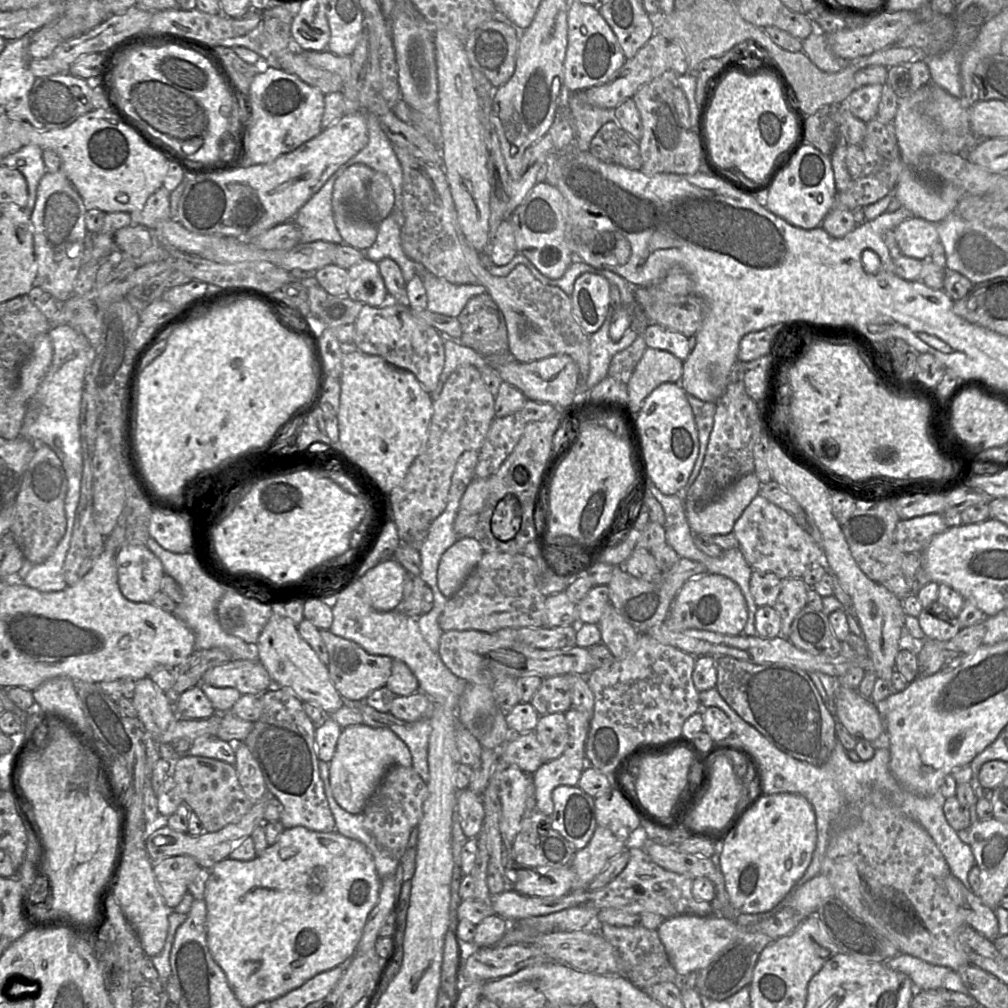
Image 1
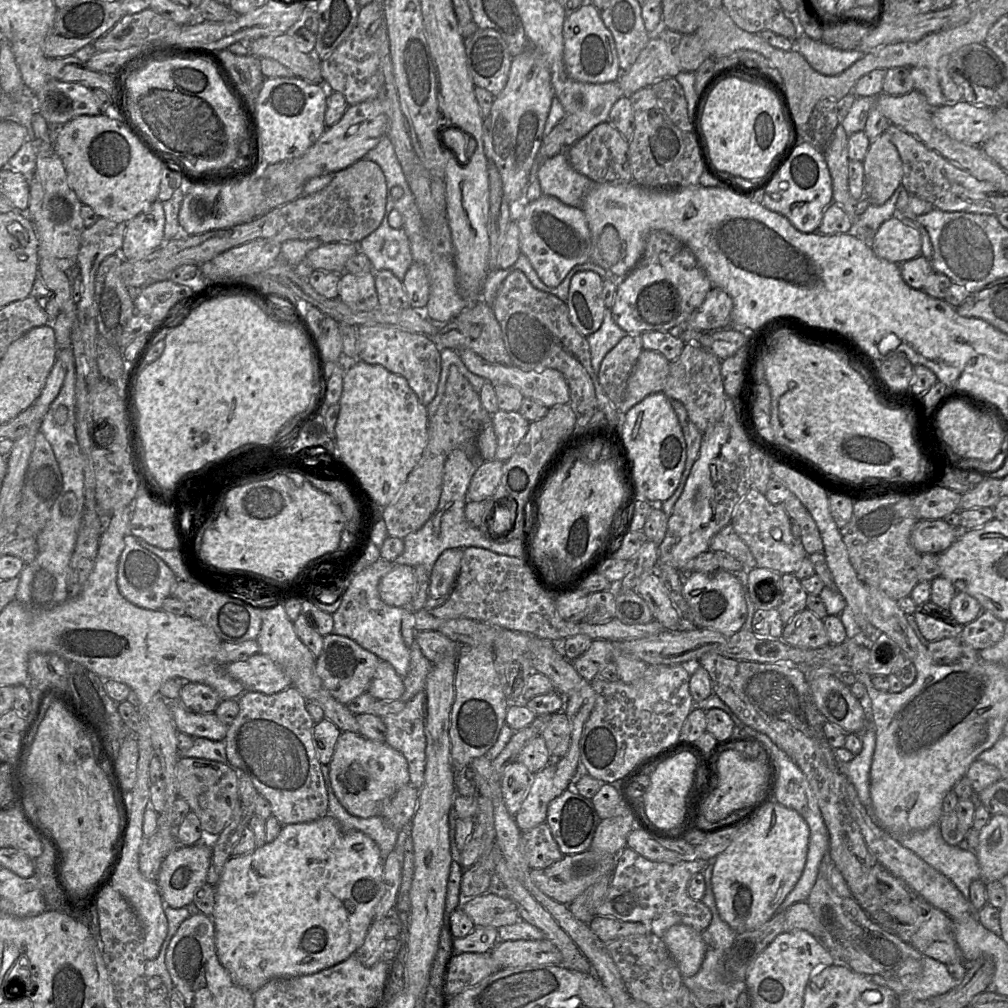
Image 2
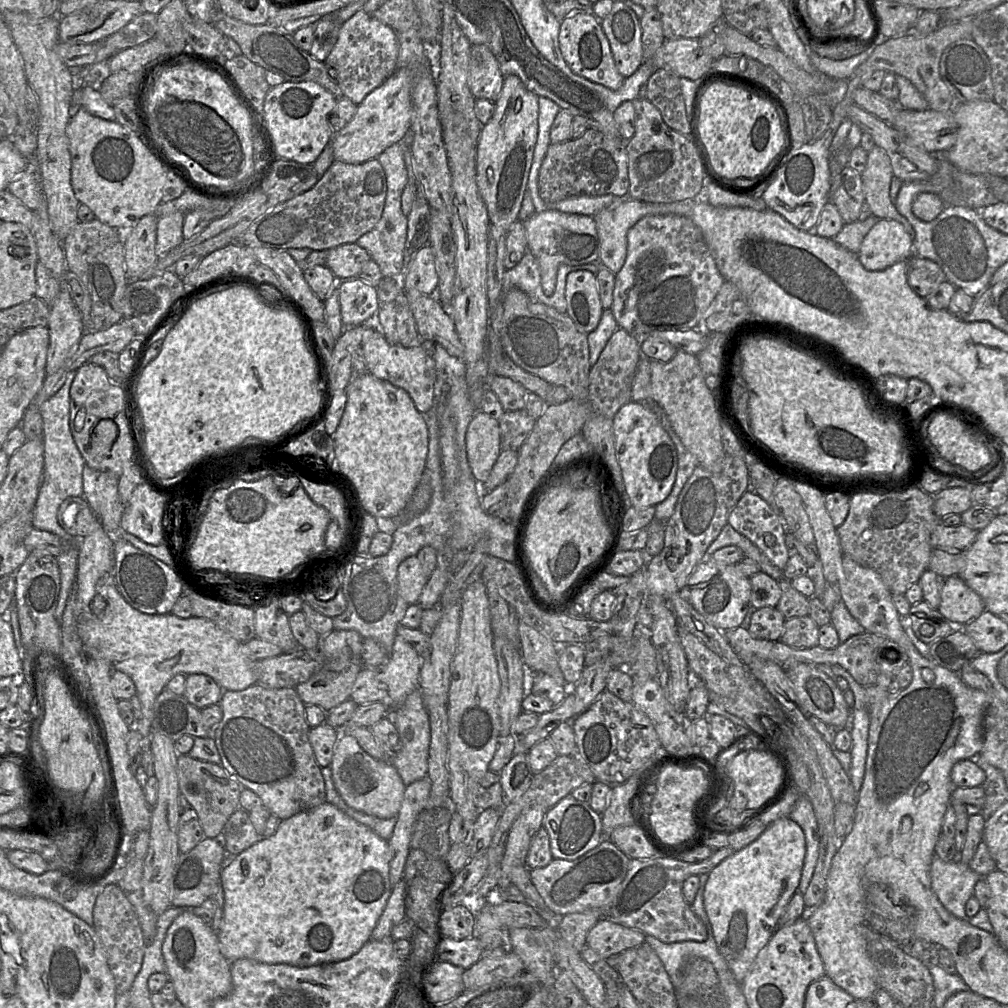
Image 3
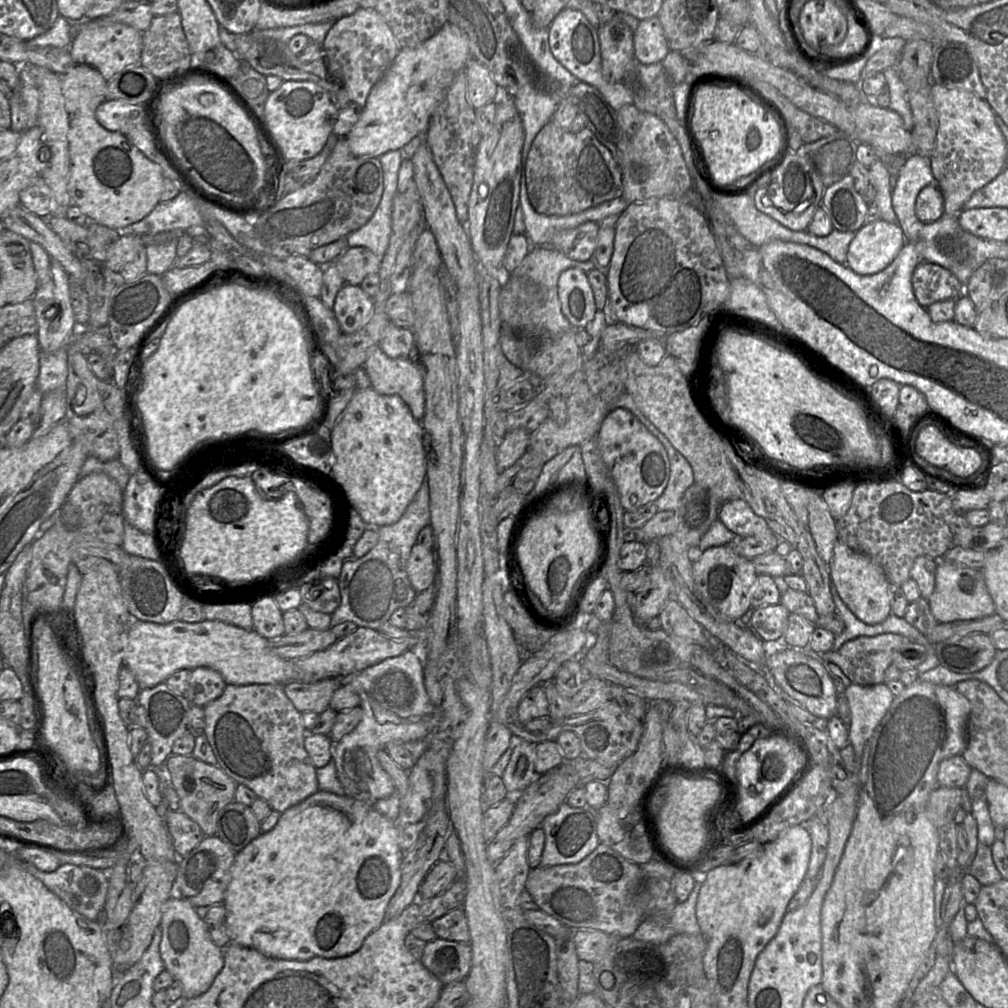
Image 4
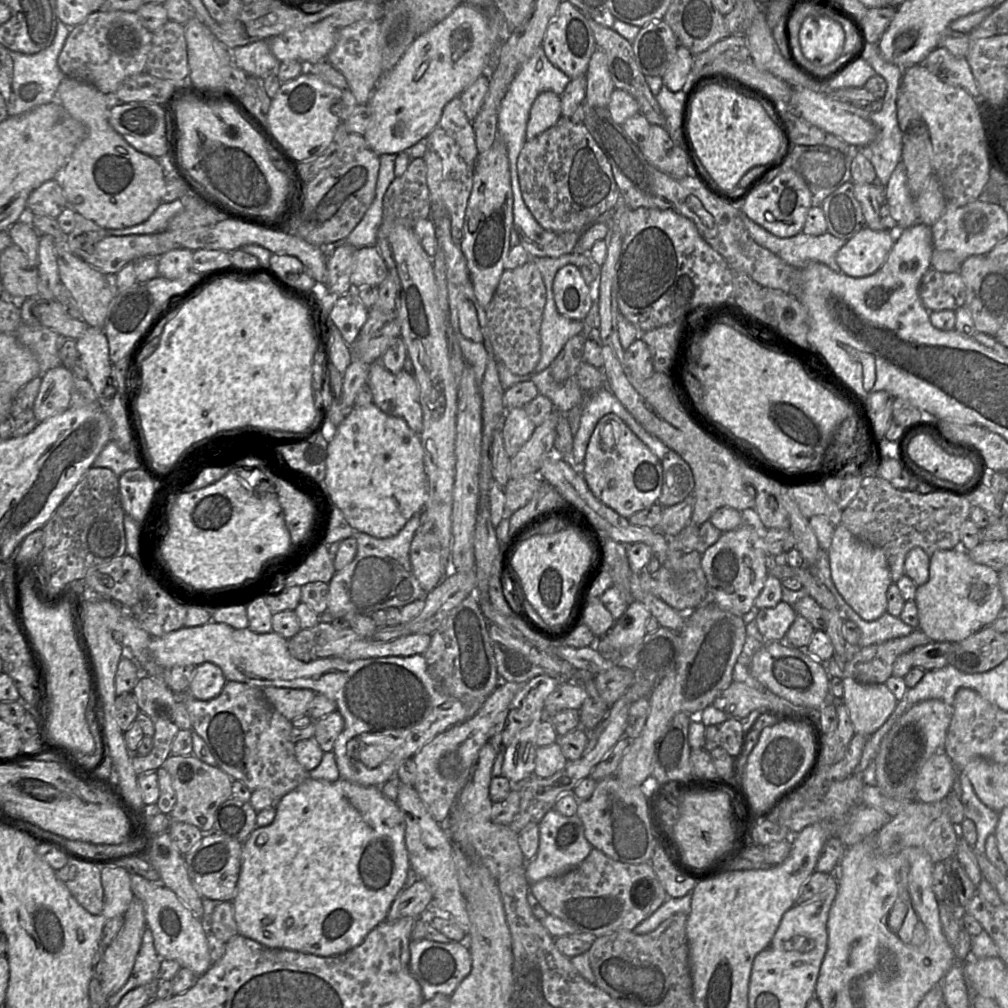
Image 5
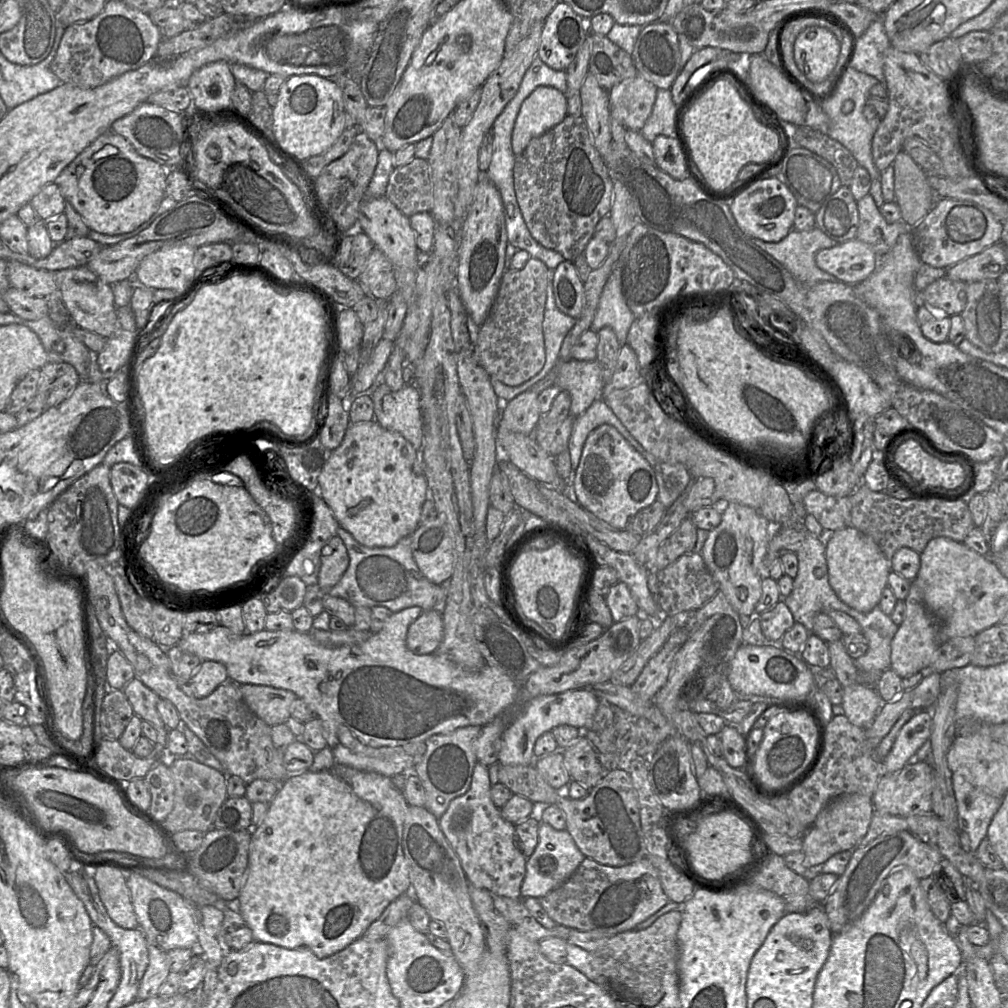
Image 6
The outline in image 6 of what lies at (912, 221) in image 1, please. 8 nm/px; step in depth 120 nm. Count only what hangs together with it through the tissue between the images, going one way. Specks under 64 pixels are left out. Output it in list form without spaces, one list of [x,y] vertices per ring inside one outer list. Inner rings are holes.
[[[854,238],[834,247],[820,250],[816,265],[847,284],[866,280],[877,266],[877,254],[865,243]]]

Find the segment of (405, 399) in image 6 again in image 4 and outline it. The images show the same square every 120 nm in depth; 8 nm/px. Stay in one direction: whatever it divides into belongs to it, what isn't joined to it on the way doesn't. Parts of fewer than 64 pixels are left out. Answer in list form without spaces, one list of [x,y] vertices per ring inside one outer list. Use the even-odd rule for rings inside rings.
[[[380,345],[372,346],[367,352],[367,359],[363,366],[370,378],[371,387],[382,395],[398,395],[405,403],[409,406],[413,417],[421,422],[425,415],[425,391],[424,391],[424,378],[423,370],[421,368],[421,358],[420,365],[412,363],[408,358],[398,358],[392,359],[388,357],[381,349]]]

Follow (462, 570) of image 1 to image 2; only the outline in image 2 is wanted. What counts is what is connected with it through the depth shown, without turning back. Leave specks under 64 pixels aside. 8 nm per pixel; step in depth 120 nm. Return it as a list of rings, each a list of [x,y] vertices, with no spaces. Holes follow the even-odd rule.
[[[463,548],[446,549],[436,560],[429,576],[428,597],[449,595],[460,571]]]

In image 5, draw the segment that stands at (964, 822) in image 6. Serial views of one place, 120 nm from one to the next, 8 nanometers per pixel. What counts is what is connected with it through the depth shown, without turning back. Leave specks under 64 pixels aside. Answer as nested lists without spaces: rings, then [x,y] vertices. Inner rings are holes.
[[[959,771],[958,779],[962,789],[960,801],[964,807],[964,815],[971,819],[976,826],[977,840],[974,845],[974,853],[984,853],[986,840],[990,834],[994,834],[999,814],[978,798],[971,781],[964,773]]]

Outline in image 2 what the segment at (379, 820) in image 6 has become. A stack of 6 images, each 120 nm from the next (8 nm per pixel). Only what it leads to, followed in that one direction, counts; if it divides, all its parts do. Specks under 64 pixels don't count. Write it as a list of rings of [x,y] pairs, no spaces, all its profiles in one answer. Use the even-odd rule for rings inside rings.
[[[329,813],[312,822],[284,825],[272,842],[256,847],[249,854],[231,856],[226,861],[215,888],[212,914],[216,954],[221,965],[228,971],[235,984],[254,993],[274,978],[313,974],[346,960],[361,947],[374,921],[375,909],[384,894],[383,868],[384,858],[374,840],[361,831],[342,828]]]

